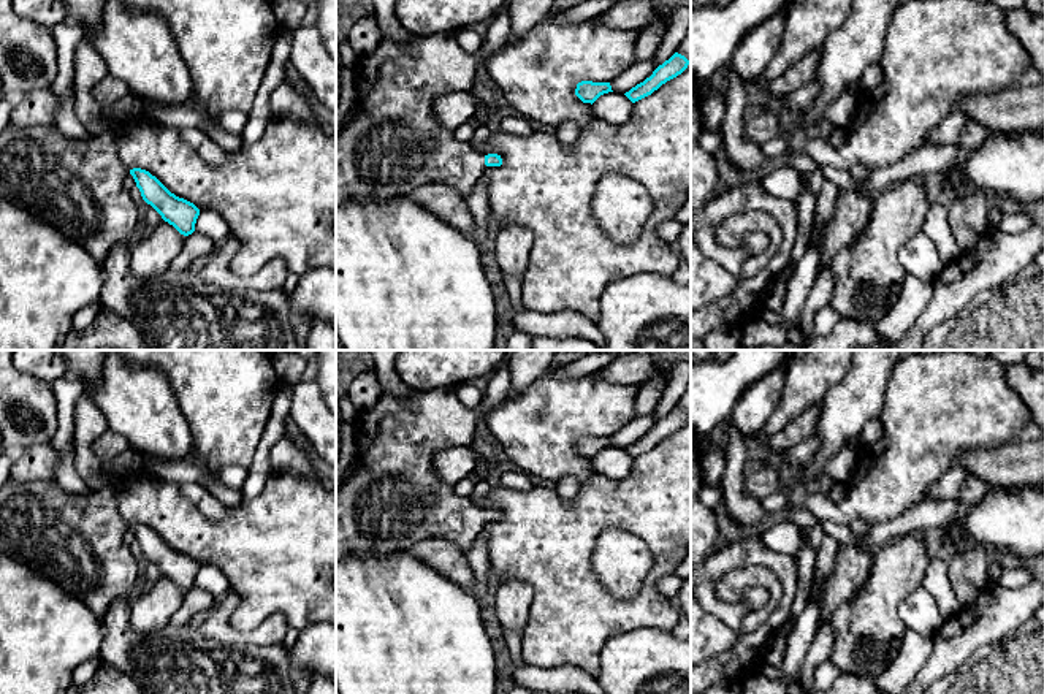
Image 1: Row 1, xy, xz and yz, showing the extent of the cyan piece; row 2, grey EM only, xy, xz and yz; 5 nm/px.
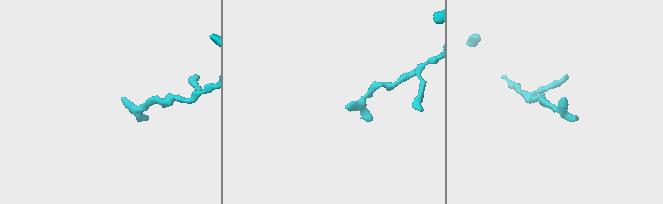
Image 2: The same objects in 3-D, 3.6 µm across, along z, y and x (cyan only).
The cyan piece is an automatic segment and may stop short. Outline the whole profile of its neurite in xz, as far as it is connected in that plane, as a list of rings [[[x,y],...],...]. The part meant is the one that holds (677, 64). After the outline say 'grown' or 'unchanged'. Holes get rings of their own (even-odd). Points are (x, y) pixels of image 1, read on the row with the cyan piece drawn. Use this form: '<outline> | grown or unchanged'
[[[675,52],[669,60],[665,60],[662,65],[659,65],[650,78],[646,78],[643,82],[632,87],[624,95],[632,101],[638,101],[648,95],[651,95],[654,90],[657,90],[662,84],[667,81],[676,78],[681,74],[689,65],[689,60]]] | unchanged

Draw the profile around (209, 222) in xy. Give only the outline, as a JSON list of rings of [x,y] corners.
[[[212,209],[200,211],[195,230],[209,236],[214,242],[225,239],[231,233],[222,214]]]

